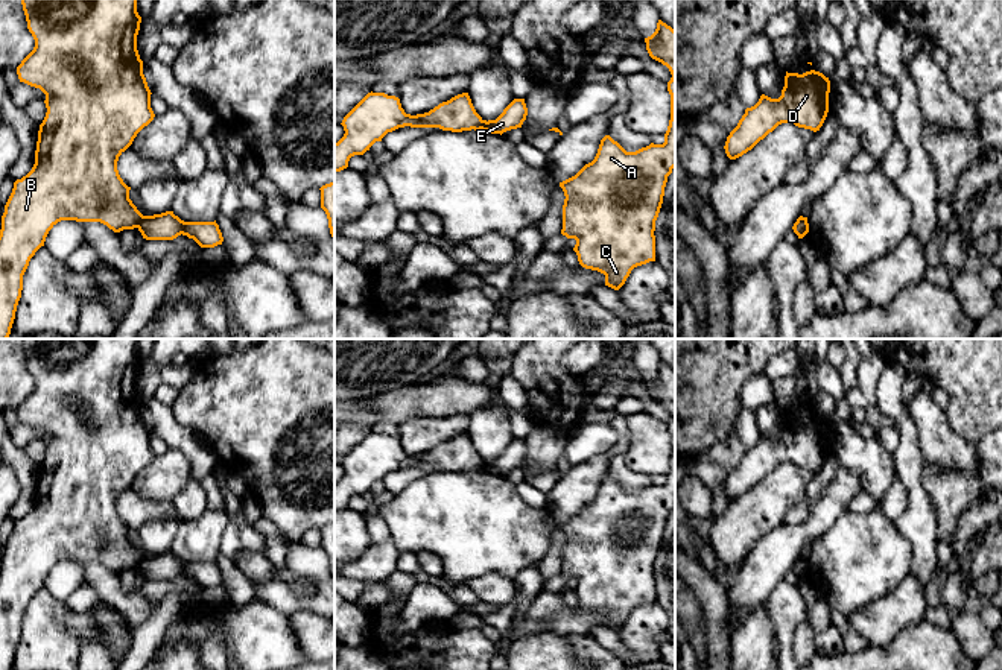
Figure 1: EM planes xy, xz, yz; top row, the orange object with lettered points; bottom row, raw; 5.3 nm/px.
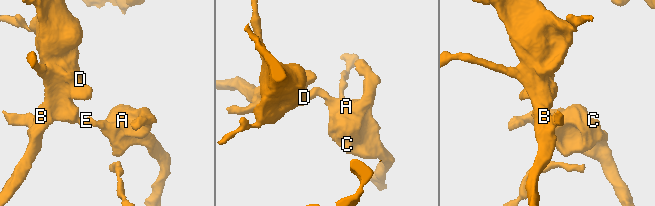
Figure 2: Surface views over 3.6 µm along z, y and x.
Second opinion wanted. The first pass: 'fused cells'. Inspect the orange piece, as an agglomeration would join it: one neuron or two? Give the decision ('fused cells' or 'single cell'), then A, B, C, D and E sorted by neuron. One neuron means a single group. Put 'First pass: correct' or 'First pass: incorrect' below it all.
fused cells; groups A C E / B D
First pass: correct

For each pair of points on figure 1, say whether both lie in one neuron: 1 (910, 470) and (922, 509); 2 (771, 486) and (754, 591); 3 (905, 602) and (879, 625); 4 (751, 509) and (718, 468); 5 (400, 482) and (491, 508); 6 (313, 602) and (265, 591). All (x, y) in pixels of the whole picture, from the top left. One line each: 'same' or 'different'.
1: same
2: different
3: same
4: different
5: different
6: same

